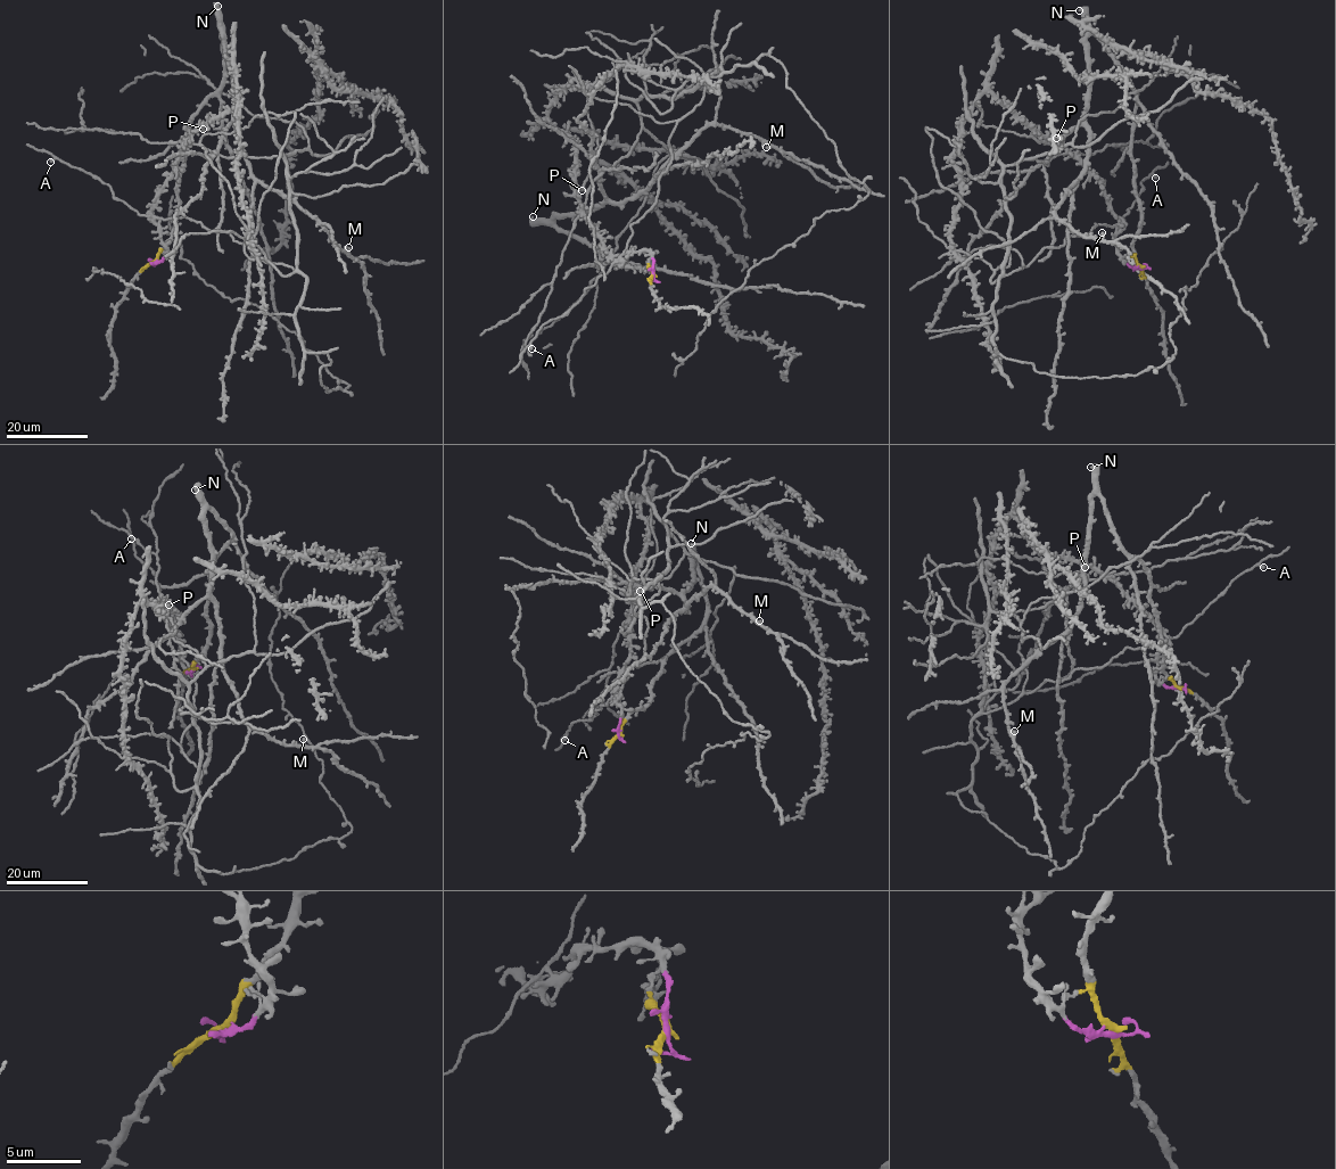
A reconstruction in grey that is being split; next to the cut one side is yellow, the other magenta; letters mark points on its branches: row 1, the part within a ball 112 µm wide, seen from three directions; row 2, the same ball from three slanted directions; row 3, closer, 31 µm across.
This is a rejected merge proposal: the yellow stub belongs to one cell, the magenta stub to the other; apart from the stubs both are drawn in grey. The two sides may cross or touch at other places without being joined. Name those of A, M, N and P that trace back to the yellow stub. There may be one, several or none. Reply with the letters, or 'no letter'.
M, N

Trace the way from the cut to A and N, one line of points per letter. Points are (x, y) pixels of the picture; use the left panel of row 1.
A: (154, 262), (166, 252), (161, 228), (114, 198), (110, 187), (90, 173), (56, 158), (50, 162)
N: (154, 262), (171, 236), (176, 215), (179, 170), (187, 151), (190, 117), (219, 89), (224, 70), (219, 6)

